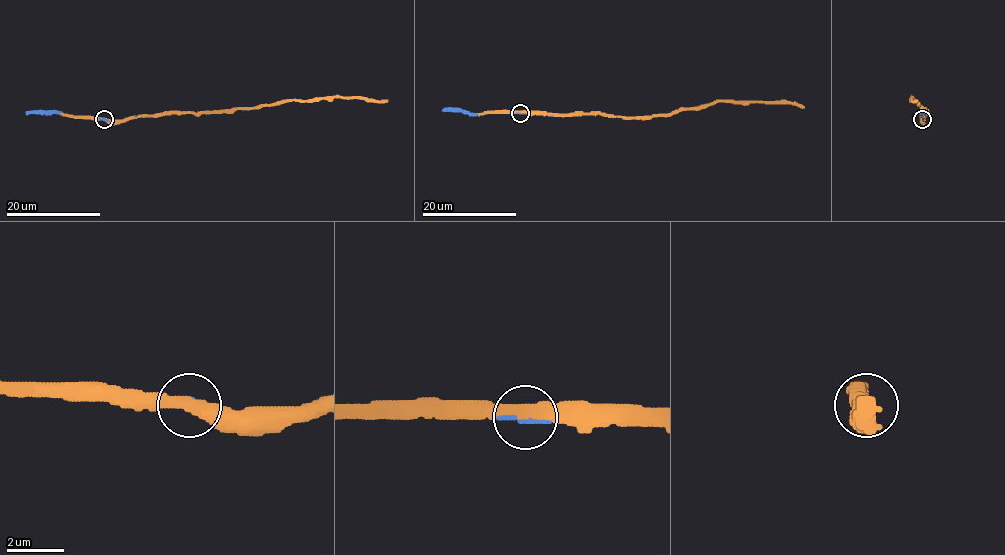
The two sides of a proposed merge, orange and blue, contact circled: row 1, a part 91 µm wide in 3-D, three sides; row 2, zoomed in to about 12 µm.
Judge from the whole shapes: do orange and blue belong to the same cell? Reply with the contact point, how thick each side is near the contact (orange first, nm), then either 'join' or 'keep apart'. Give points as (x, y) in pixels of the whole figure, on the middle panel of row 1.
place (520, 113); calibres 440 and 280 nm; join

